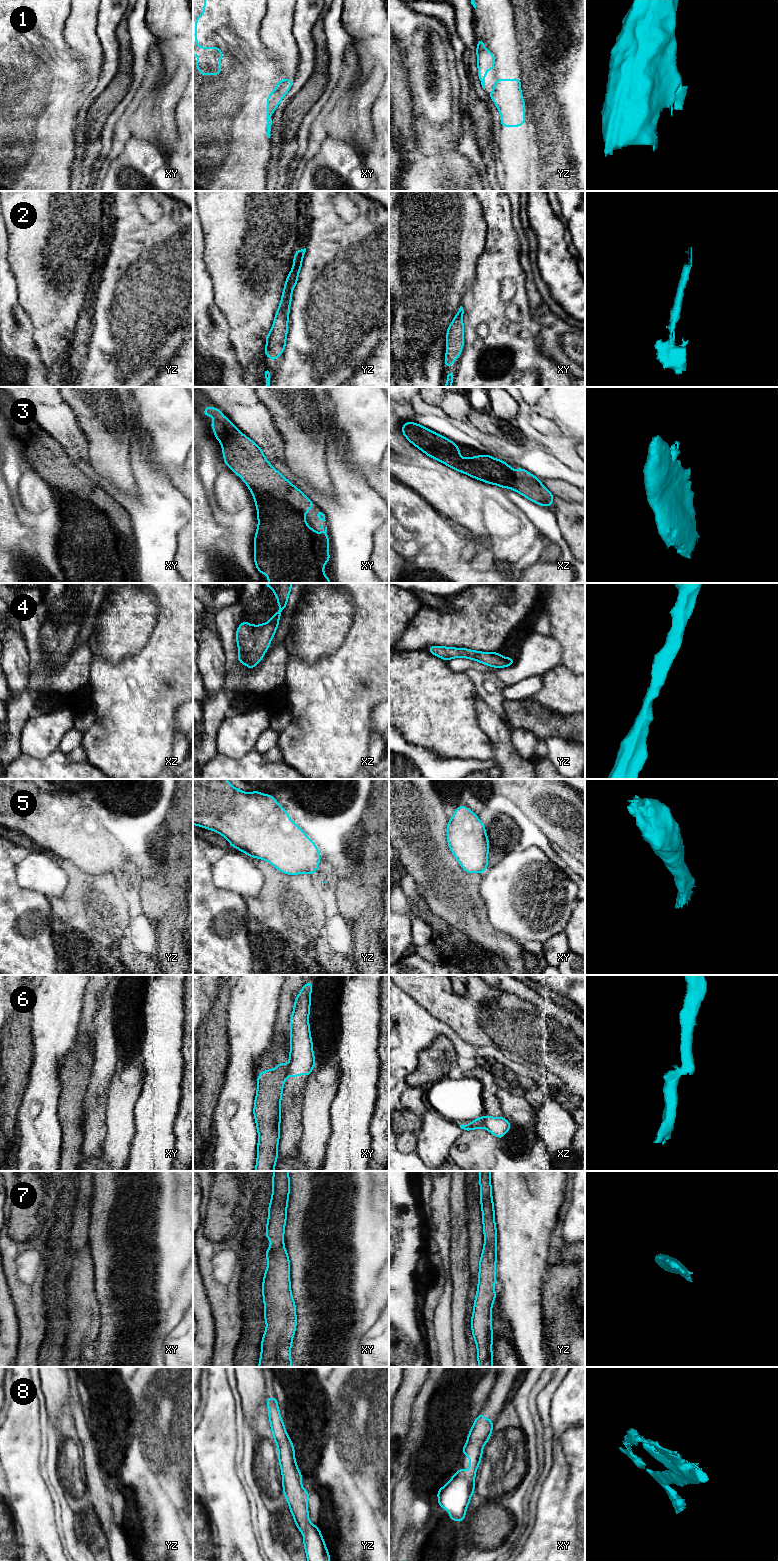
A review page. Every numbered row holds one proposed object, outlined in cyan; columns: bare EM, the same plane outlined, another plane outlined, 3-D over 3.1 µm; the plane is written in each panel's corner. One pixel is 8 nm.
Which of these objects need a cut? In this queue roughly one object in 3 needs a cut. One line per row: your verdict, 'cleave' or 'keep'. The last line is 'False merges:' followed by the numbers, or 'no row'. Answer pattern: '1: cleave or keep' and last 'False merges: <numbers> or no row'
1: cleave
2: keep
3: keep
4: keep
5: keep
6: cleave
7: keep
8: cleave
False merges: 1, 6, 8

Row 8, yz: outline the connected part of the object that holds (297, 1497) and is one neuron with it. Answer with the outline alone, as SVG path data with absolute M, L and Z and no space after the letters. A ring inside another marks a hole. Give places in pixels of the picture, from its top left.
M284 1470L282 1476L283 1494L289 1504L295 1524L304 1537L303 1546L306 1551L307 1561L331 1561L321 1531L317 1525L309 1521L307 1492L301 1479L290 1470Z

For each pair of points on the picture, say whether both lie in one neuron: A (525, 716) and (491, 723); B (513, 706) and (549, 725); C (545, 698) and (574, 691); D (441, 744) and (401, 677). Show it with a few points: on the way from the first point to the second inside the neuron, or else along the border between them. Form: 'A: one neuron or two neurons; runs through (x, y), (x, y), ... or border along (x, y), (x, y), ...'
A: two neurons; border along (502, 720), (512, 730)
B: one neuron; runs through (522, 714), (529, 715), (540, 721)
C: one neuron; runs through (552, 695), (567, 693)
D: one neuron; runs through (441, 727), (441, 717), (418, 694)

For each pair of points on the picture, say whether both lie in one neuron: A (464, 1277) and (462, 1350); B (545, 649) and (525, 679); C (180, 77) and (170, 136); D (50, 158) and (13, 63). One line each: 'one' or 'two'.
A: one
B: one
C: one
D: one

